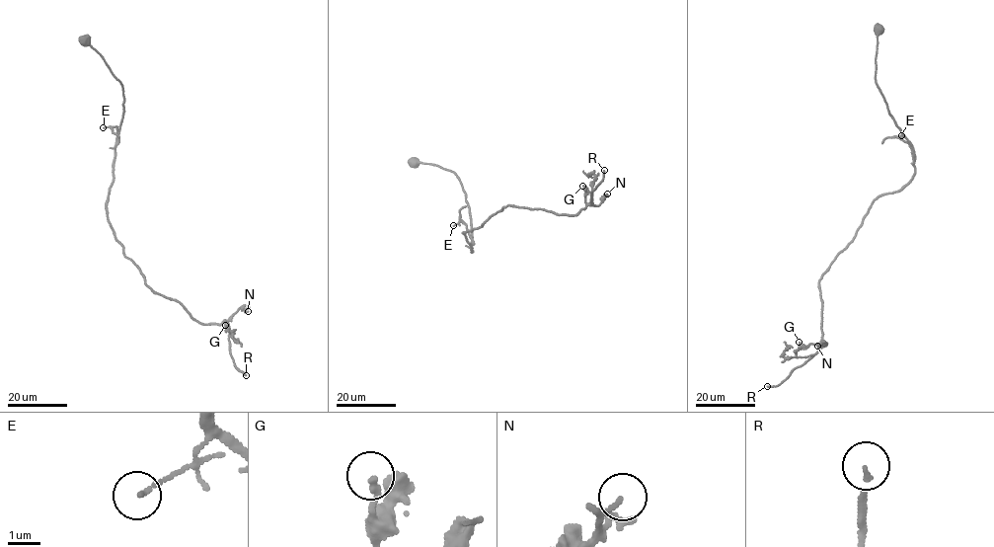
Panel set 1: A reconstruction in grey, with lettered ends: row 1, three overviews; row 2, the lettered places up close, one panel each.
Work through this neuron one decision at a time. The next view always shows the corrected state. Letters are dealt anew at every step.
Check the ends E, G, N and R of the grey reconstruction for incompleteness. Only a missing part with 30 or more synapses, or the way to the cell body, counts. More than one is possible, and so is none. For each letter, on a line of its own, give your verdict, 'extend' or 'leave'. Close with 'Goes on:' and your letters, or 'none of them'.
E: leave
G: leave
N: leave
R: extend
Goes on: R

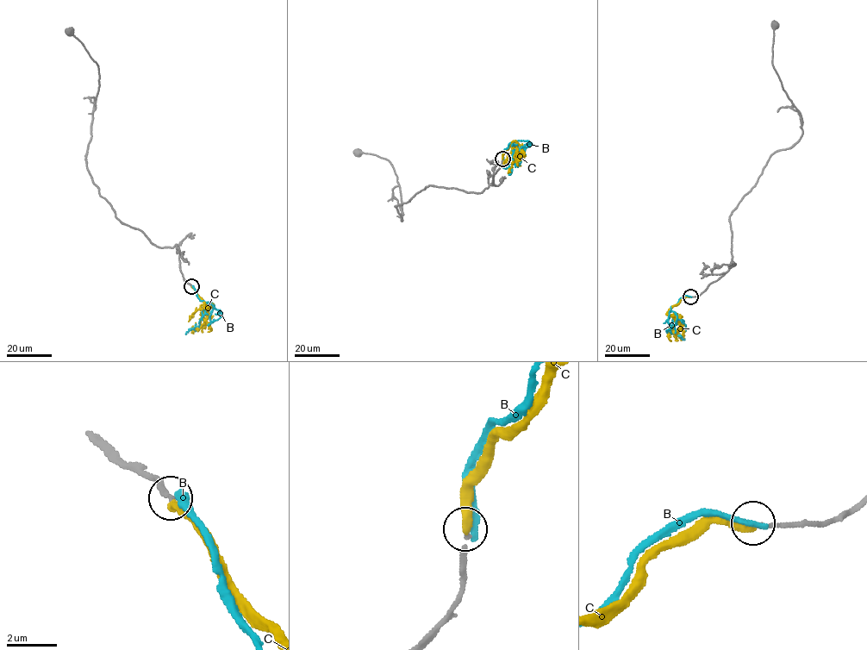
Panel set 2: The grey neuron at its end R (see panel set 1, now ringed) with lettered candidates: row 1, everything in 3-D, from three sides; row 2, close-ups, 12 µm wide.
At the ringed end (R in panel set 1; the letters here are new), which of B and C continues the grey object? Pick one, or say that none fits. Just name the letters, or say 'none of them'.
none of them

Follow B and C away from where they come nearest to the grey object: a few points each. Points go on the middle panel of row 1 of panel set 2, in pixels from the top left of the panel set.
B: (503, 159), (503, 151), (513, 142), (517, 148), (513, 150), (513, 161), (508, 167), (501, 165)
C: (502, 159), (504, 151), (514, 140), (520, 150), (510, 167)

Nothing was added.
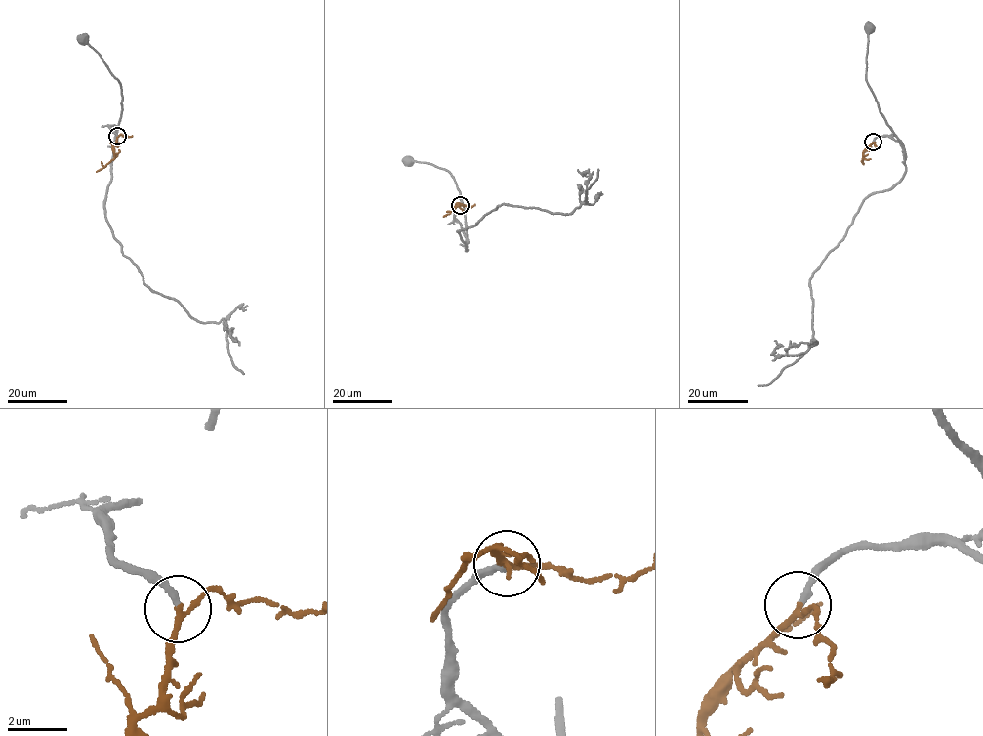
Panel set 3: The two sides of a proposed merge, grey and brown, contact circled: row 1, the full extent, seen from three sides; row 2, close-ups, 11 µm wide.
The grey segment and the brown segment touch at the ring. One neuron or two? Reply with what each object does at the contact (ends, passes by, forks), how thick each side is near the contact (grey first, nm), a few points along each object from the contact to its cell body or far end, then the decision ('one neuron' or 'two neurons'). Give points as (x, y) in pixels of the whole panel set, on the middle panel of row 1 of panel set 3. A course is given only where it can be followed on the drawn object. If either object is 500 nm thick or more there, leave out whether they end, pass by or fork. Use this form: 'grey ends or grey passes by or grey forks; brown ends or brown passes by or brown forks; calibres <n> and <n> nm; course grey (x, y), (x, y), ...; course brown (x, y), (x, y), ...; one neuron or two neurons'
grey ends; brown passes by; calibres 220 and 160 nm; course grey (460, 204), (454, 210), (454, 218), (466, 236), (460, 194), (448, 171), (429, 162), (410, 160); course brown (460, 204), (456, 204), (459, 205), (443, 216); one neuron

